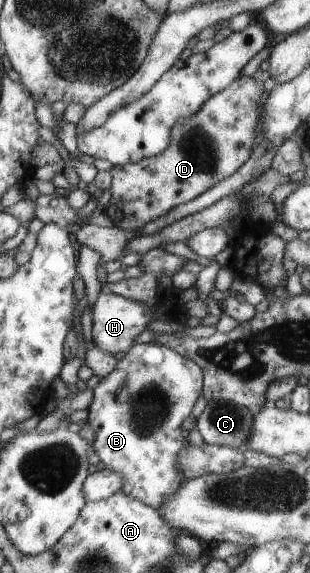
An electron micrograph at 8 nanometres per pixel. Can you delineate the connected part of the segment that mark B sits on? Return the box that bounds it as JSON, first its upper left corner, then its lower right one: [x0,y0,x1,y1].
[86,343,203,509]

